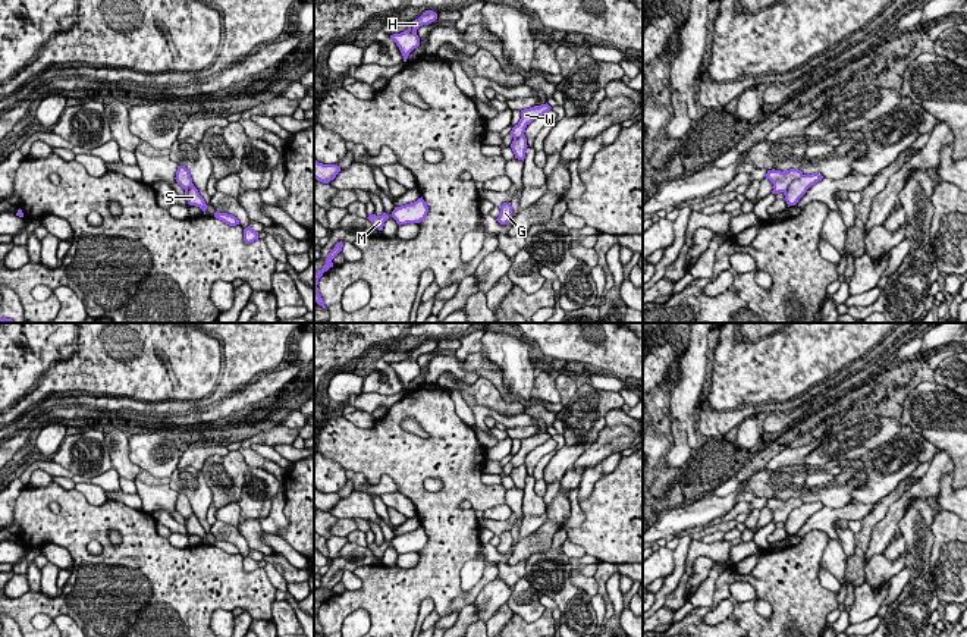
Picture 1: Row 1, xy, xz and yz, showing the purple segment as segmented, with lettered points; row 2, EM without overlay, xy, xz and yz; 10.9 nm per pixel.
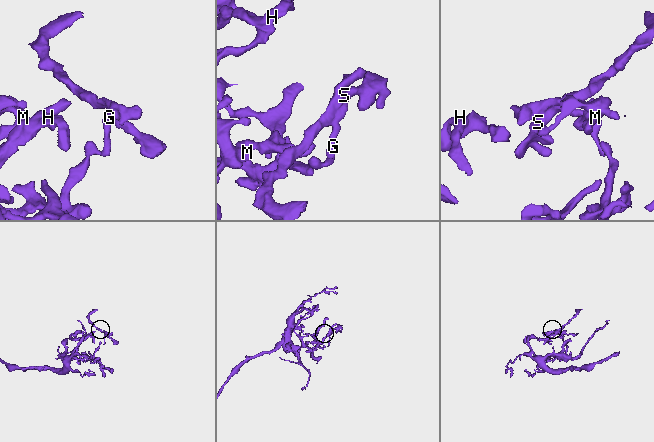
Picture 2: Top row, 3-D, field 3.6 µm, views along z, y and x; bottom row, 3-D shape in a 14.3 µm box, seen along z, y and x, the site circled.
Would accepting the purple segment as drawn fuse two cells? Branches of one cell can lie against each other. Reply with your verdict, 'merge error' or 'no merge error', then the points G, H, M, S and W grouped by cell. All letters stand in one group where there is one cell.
merge error; G H M S / W

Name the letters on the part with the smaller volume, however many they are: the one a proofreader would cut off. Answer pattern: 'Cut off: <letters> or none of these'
Cut off: W

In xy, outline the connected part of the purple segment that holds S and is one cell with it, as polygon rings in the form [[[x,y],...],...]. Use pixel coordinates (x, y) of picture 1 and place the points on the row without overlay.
[[[194,514],[185,520],[185,527],[189,534],[200,536],[205,543],[208,534],[205,533],[204,527],[200,524],[198,518]]]

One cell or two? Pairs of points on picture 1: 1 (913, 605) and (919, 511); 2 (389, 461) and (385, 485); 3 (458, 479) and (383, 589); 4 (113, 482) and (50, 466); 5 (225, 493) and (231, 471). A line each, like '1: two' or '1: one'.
1: one
2: two
3: one
4: one
5: one

